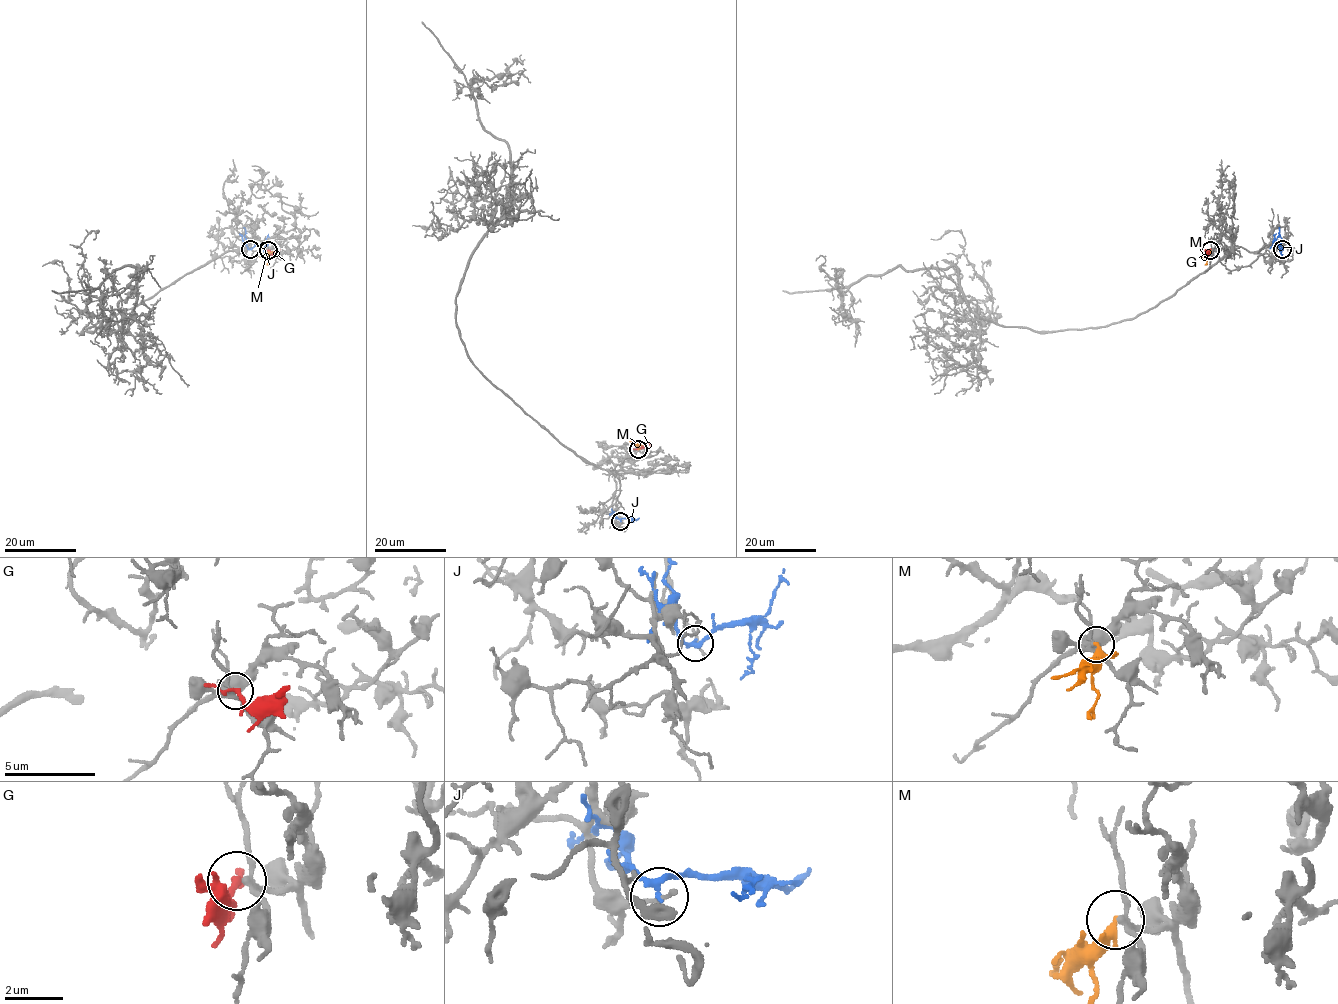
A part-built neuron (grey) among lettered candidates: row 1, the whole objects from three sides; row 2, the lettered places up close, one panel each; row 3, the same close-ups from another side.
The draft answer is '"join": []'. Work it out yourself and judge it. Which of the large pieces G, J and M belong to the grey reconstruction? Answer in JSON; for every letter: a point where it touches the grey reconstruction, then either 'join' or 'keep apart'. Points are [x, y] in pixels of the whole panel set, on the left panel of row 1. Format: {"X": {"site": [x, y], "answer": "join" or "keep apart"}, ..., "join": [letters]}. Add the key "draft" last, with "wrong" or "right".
{"G": {"site": [269, 250], "answer": "join"}, "J": {"site": [250, 249], "answer": "keep apart"}, "M": {"site": [268, 250], "answer": "keep apart"}, "join": ["G"], "draft": "wrong"}

